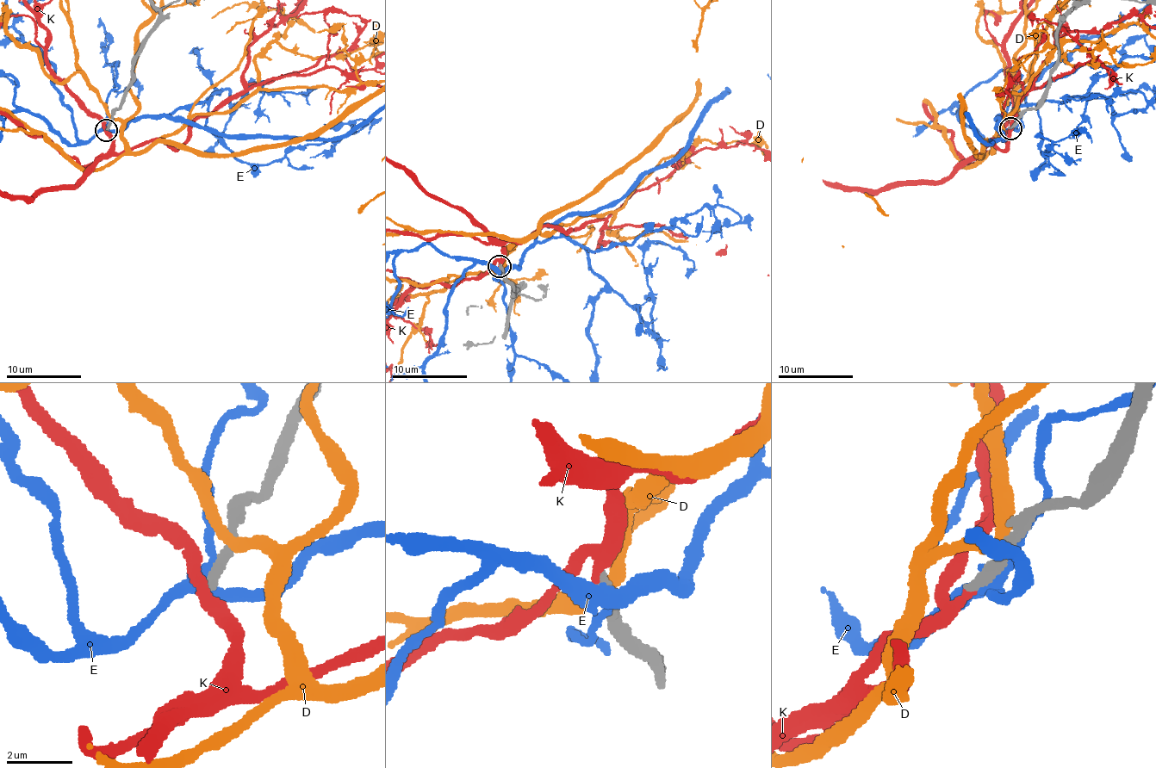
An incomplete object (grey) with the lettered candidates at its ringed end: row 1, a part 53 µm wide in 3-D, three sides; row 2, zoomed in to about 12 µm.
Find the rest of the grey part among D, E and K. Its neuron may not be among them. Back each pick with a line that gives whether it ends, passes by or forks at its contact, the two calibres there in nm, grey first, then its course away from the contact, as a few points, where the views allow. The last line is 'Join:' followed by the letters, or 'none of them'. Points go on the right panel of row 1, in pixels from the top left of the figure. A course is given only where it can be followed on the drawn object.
K: It ends there. Thickness 380 nm (grey) against 280 nm
Join: K

